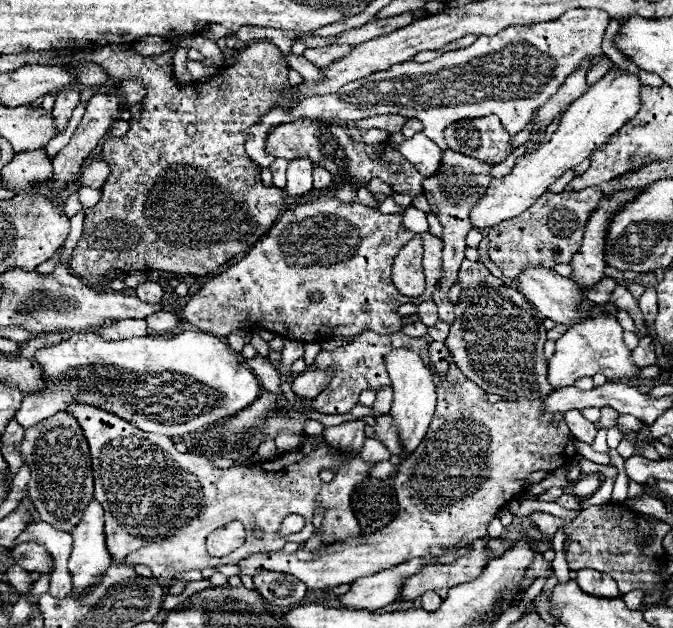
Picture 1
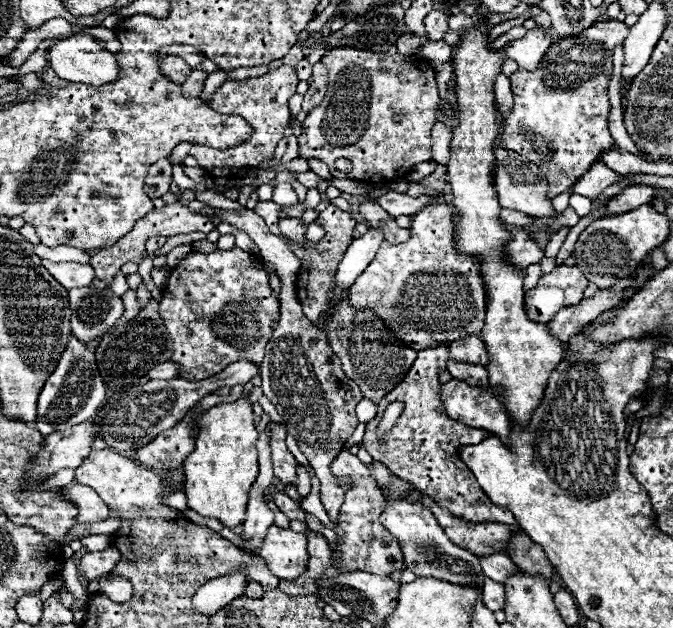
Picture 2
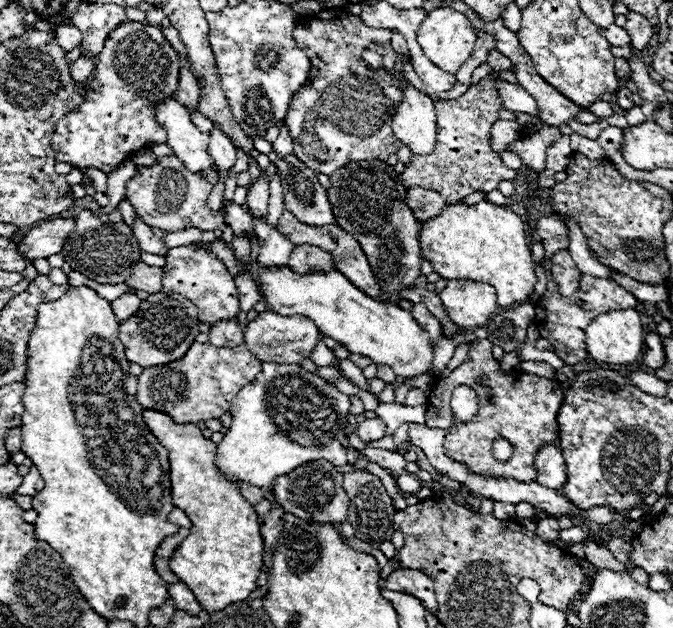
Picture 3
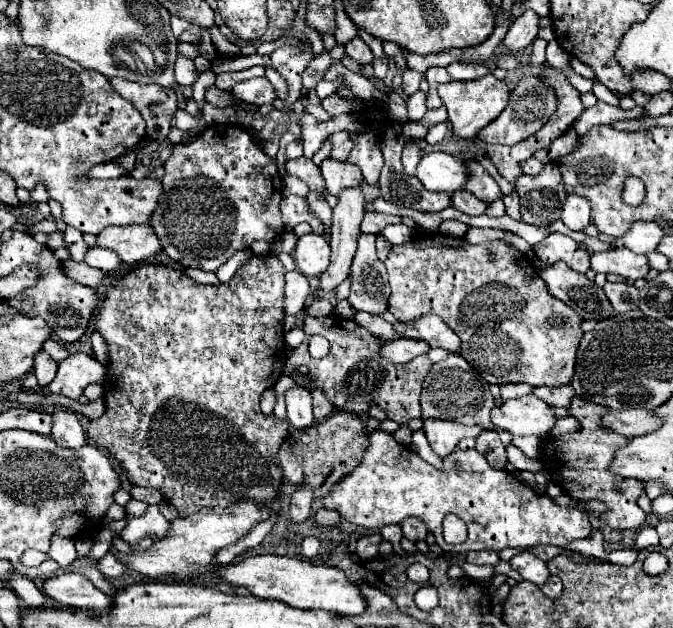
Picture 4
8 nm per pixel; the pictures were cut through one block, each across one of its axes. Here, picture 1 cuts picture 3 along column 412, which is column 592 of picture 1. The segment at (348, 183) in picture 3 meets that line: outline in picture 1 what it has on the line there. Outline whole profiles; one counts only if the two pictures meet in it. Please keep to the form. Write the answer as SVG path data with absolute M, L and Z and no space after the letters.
M640 190L616 192L614 196L602 200L600 208L596 208L594 214L590 216L586 230L584 230L582 246L570 262L570 266L574 268L570 280L574 280L582 290L588 290L592 284L596 284L604 276L604 266L606 266L604 236L606 236L610 218L614 216L614 212L618 212L626 202L634 200L638 194L640 194Z

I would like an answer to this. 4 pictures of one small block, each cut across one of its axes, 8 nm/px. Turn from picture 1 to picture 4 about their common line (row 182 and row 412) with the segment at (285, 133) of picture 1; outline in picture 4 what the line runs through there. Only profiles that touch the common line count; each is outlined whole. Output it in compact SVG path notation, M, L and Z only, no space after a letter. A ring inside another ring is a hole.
M324 316L304 318L304 332L306 340L288 356L290 366L306 364L310 366L310 378L294 378L296 384L310 388L312 384L318 384L330 398L330 402L336 406L336 410L348 410L354 414L368 414L368 408L372 404L378 404L390 420L398 424L406 424L412 418L420 418L420 390L426 374L432 368L432 362L426 354L416 356L408 364L392 364L386 358L378 354L380 350L380 338L372 336L366 328L358 326L354 320L344 320L340 316ZM320 334L330 342L330 354L322 360L314 360L308 354L308 338Z

